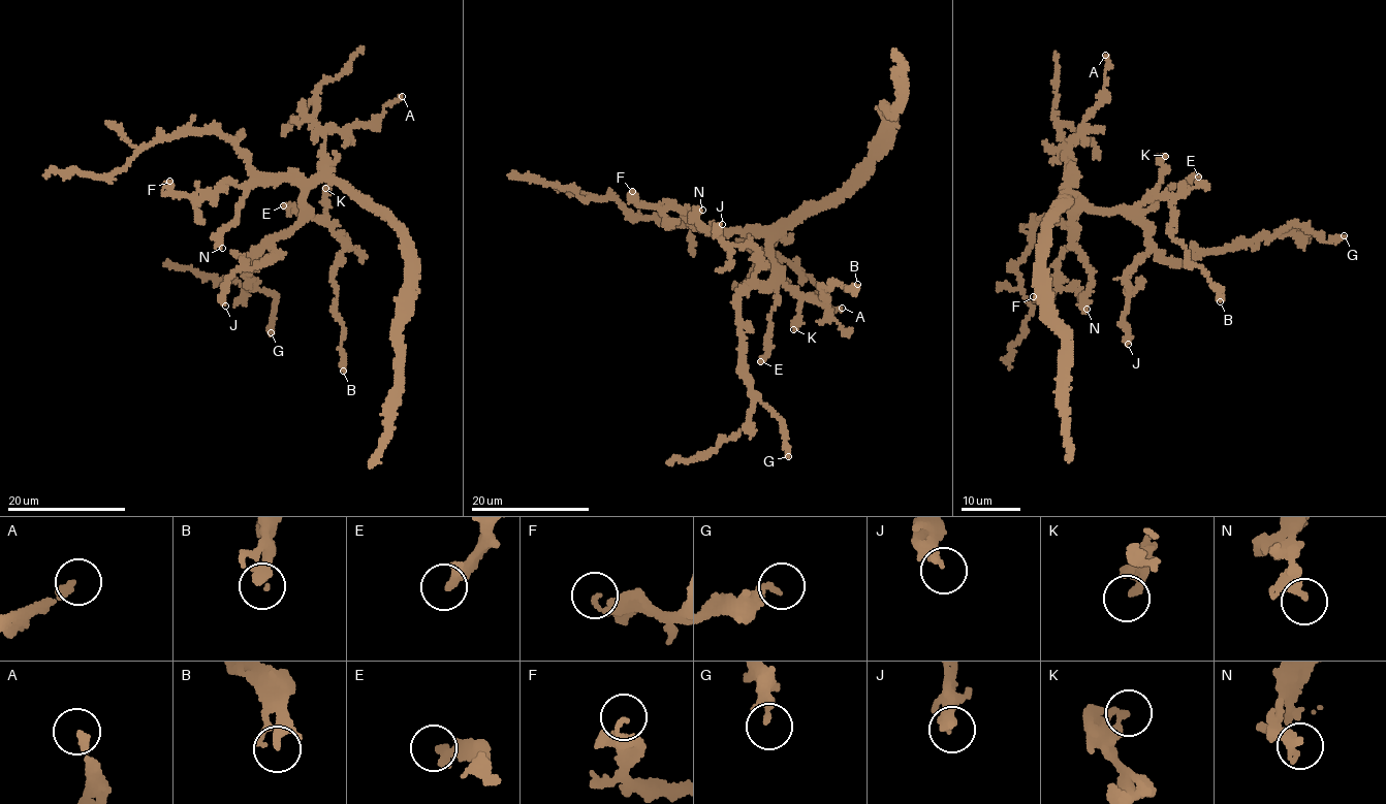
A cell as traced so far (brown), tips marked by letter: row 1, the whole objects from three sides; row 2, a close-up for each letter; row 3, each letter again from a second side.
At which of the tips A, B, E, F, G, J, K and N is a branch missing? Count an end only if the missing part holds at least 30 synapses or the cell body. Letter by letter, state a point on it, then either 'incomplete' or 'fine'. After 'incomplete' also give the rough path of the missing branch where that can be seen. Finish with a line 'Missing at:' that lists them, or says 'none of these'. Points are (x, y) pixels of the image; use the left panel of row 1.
A: (402, 96) | incomplete
B: (343, 371) | fine
E: (283, 205) | fine
F: (169, 181) | fine
G: (271, 332) | fine
J: (225, 306) | fine
K: (325, 188) | fine
N: (222, 248) | fine
Missing at: A

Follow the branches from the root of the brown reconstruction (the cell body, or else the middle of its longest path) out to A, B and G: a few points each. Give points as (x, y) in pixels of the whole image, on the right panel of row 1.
A: (1071, 192), (1067, 189), (1066, 151), (1102, 98), (1108, 61), (1105, 55)
B: (1071, 192), (1092, 206), (1124, 210), (1155, 195), (1172, 198), (1171, 235), (1220, 301)
G: (1071, 192), (1092, 206), (1137, 217), (1162, 255), (1183, 261), (1252, 244), (1293, 223), (1324, 240), (1344, 235)

